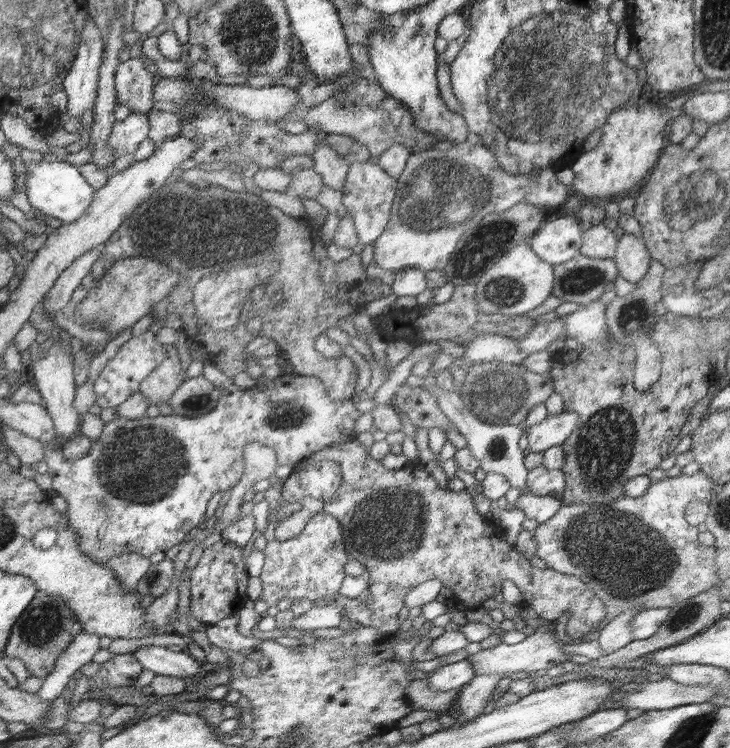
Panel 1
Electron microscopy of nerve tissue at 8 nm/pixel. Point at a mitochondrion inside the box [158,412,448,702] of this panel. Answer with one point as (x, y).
(390, 526)

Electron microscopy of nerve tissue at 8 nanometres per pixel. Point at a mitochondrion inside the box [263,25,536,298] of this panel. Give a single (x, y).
(442, 195)

